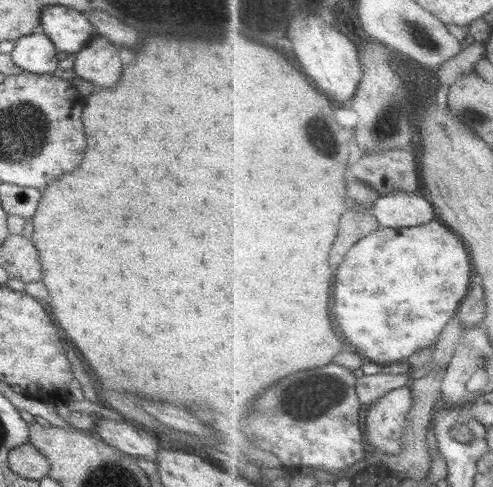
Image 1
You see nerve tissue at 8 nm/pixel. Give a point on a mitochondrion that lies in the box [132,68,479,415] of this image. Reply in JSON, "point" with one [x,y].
{"point":[386,125]}

